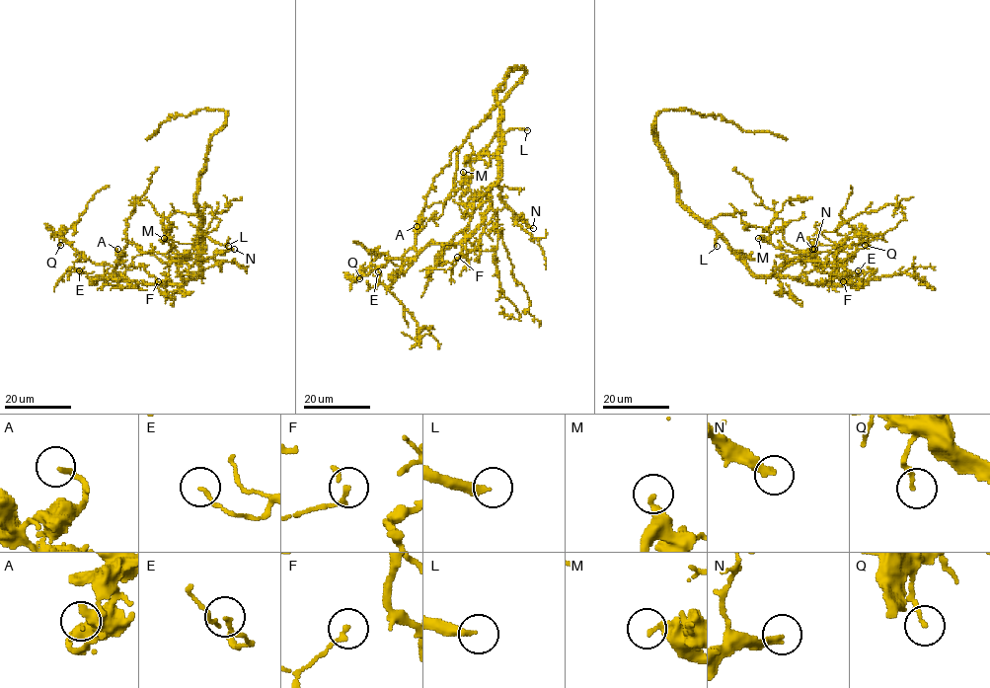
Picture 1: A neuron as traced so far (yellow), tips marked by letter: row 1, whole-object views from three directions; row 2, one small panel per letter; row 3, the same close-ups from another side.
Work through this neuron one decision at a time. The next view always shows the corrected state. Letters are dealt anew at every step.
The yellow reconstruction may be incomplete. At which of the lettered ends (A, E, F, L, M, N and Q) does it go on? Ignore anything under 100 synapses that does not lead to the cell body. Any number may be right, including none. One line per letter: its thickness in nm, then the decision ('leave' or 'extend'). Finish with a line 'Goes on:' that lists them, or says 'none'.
A: 150 nm | leave
E: 130 nm | leave
F: 160 nm | leave
L: 280 nm | extend
M: 260 nm | leave
N: 280 nm | extend
Q: 150 nm | leave
Goes on: L, N

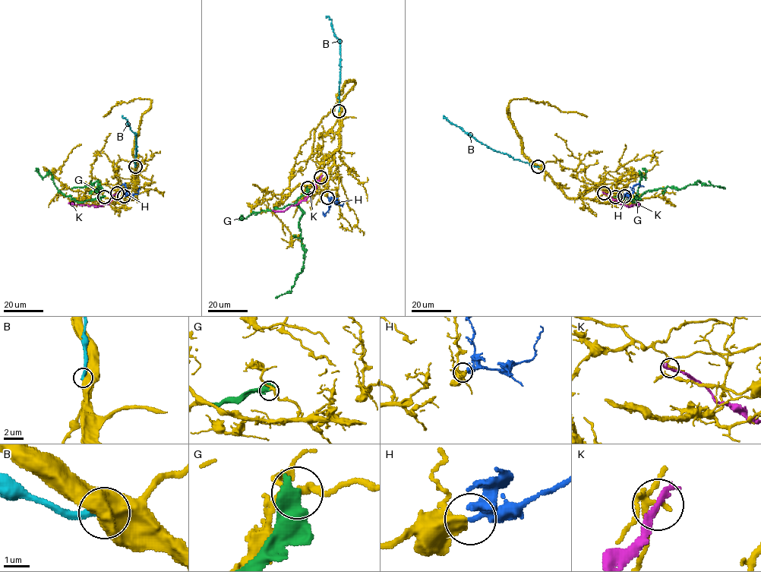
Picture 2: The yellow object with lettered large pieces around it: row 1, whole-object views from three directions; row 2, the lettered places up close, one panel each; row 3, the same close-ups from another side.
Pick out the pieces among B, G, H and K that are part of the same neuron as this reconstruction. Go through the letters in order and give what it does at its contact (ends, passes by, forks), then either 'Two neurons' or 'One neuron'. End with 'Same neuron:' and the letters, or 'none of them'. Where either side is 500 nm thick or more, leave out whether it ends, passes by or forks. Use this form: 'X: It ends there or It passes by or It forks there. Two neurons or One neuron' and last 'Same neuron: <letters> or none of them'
B: Two neurons
G: It ends there. Two neurons
H: It ends there. One neuron
K: It ends there. Two neurons
Same neuron: H

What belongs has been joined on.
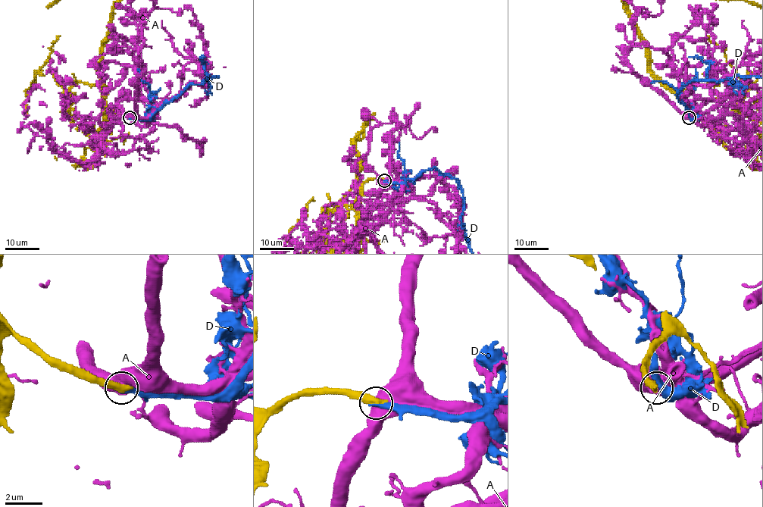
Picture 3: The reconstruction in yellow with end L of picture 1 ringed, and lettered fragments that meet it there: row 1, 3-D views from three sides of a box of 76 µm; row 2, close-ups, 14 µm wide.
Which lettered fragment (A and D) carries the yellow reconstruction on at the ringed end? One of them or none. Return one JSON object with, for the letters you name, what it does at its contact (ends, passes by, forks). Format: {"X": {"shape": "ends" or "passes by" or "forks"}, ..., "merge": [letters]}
{"D": {"shape": "ends"}, "merge": ["D"]}

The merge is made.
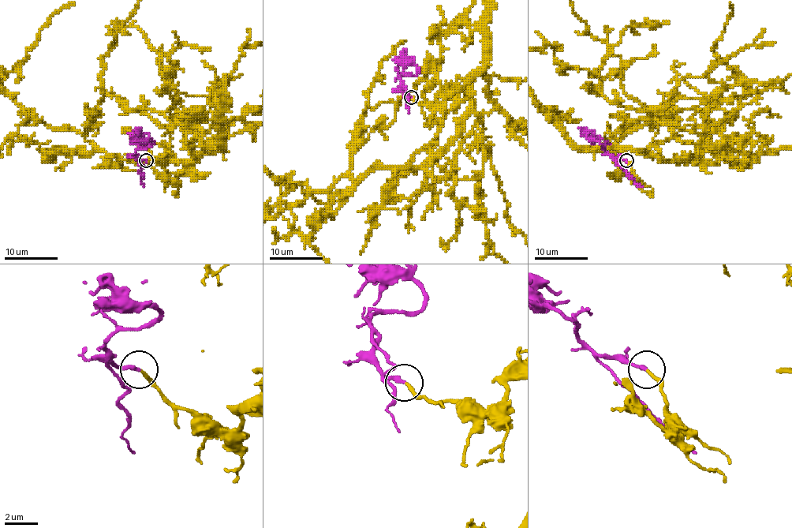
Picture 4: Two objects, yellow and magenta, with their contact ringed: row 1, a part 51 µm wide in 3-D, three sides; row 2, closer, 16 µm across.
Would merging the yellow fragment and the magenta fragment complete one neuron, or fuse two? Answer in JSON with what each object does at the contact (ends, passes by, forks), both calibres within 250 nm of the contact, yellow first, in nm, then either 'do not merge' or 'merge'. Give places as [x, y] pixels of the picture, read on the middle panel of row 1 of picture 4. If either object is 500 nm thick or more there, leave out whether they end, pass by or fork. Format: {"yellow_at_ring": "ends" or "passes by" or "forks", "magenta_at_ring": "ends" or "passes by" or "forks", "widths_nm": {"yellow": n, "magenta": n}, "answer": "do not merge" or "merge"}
{"yellow_at_ring": "ends", "magenta_at_ring": "ends", "widths_nm": {"yellow": 200, "magenta": 260}, "answer": "merge"}

